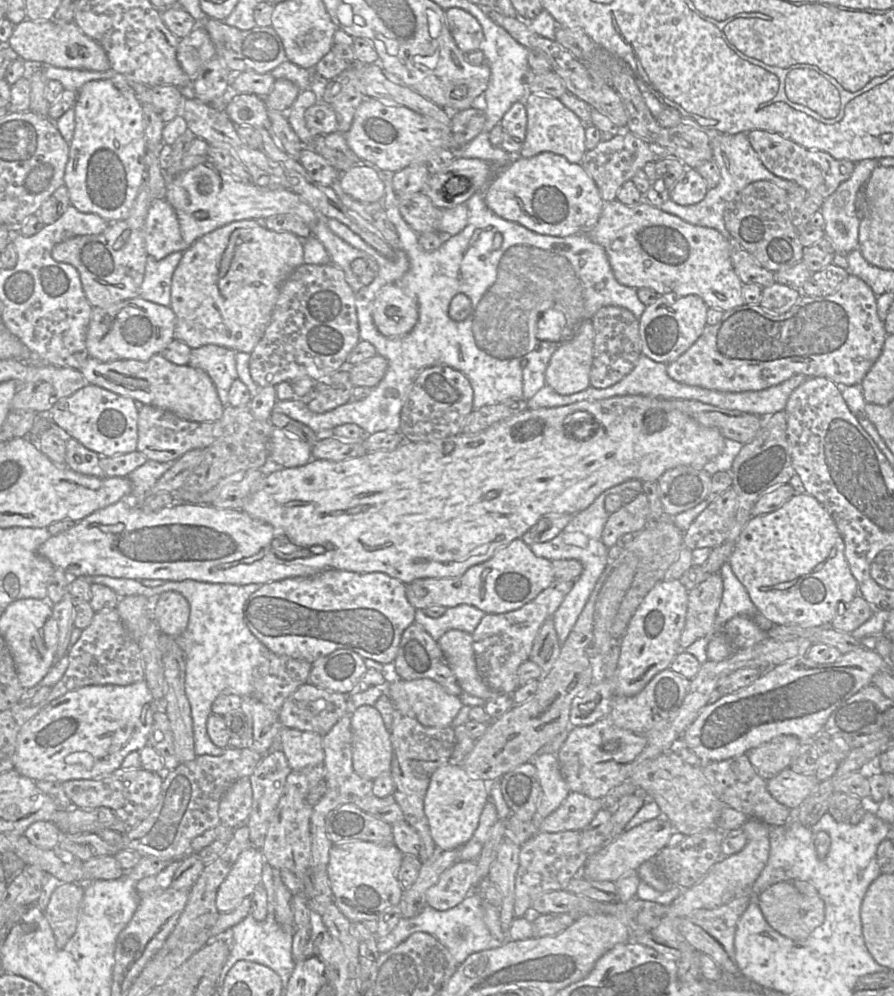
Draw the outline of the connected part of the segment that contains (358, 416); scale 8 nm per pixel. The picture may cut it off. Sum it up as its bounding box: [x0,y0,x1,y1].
[273,178,646,438]

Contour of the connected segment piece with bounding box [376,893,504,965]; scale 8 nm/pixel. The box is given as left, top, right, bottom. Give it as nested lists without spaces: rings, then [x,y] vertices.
[[[475,893],[468,895],[457,906],[446,911],[425,906],[412,918],[402,917],[385,936],[376,937],[377,949],[380,953],[385,953],[397,947],[413,933],[426,933],[444,945],[453,956],[456,965],[459,965],[472,953],[501,947],[504,943],[491,935],[484,922],[482,901],[481,894]]]

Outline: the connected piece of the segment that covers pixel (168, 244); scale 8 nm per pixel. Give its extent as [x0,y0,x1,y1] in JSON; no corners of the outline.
[144,199,189,259]

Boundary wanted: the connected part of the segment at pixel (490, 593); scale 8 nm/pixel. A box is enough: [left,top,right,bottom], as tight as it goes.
[406,538,554,613]

